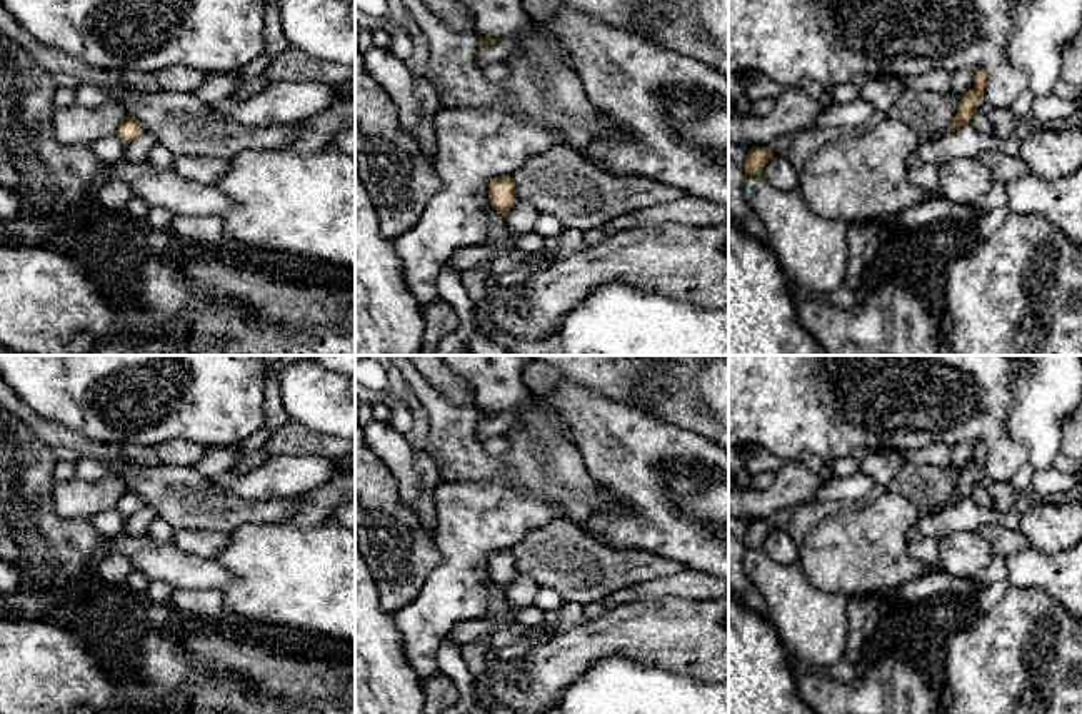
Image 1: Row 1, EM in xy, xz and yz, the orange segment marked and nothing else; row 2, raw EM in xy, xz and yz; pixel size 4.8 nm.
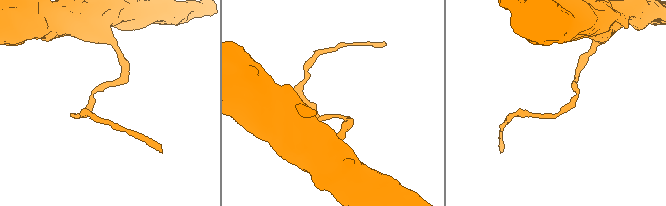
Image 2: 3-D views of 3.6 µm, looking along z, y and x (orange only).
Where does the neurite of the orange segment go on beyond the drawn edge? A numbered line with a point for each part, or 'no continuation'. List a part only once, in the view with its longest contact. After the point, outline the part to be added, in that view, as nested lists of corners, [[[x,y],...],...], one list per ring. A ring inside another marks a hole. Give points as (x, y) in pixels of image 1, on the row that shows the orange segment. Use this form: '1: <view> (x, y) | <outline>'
no continuation

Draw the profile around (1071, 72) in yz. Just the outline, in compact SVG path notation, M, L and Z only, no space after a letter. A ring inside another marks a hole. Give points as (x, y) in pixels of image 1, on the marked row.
M1082 27L1062 50L1060 80L1082 88Z

